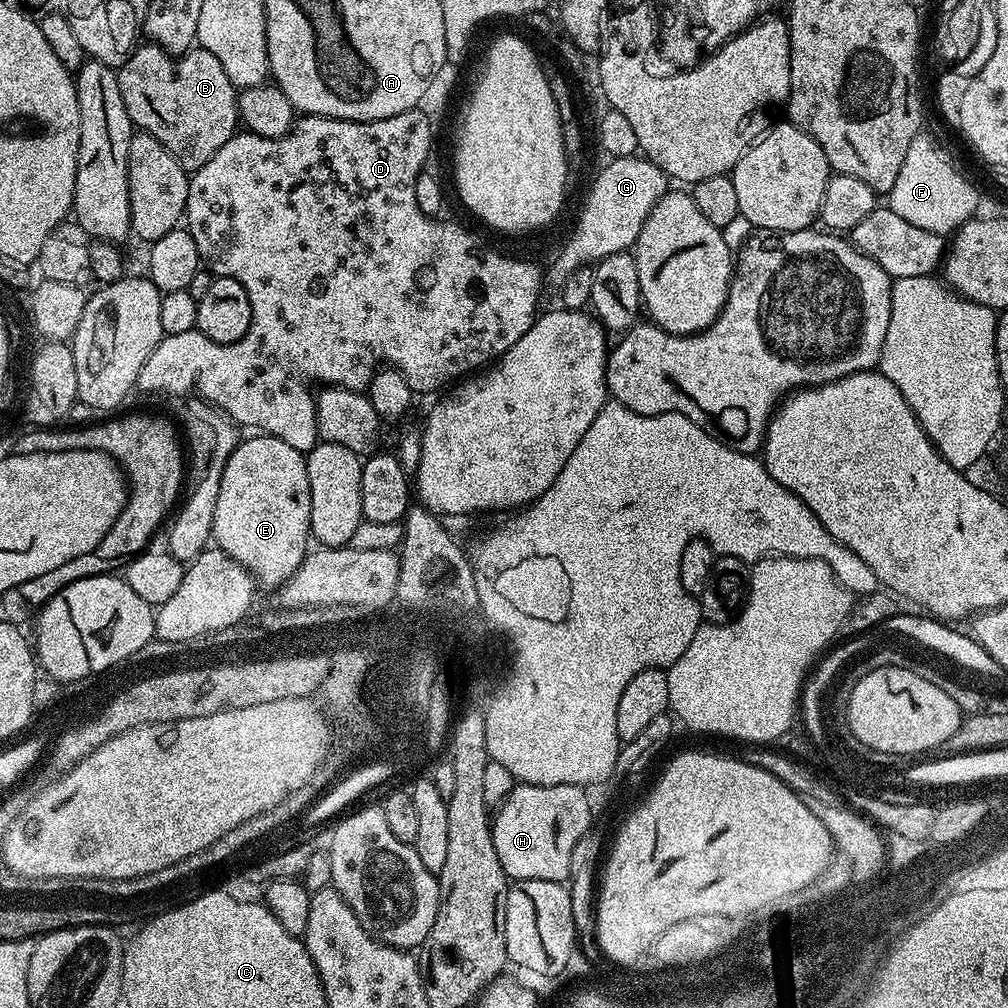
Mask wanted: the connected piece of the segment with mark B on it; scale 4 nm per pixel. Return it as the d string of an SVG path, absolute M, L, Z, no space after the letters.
M144 42L132 49L131 56L119 68L116 76L118 86L121 87L122 101L133 125L139 131L149 132L151 136L158 138L158 142L162 142L162 146L170 150L173 158L189 174L206 166L206 162L210 162L210 158L214 158L214 154L218 154L218 150L222 150L222 146L226 146L228 139L238 131L238 90L230 82L226 70L222 70L218 58L210 54L210 50L193 46L183 56L173 58L156 44Z

